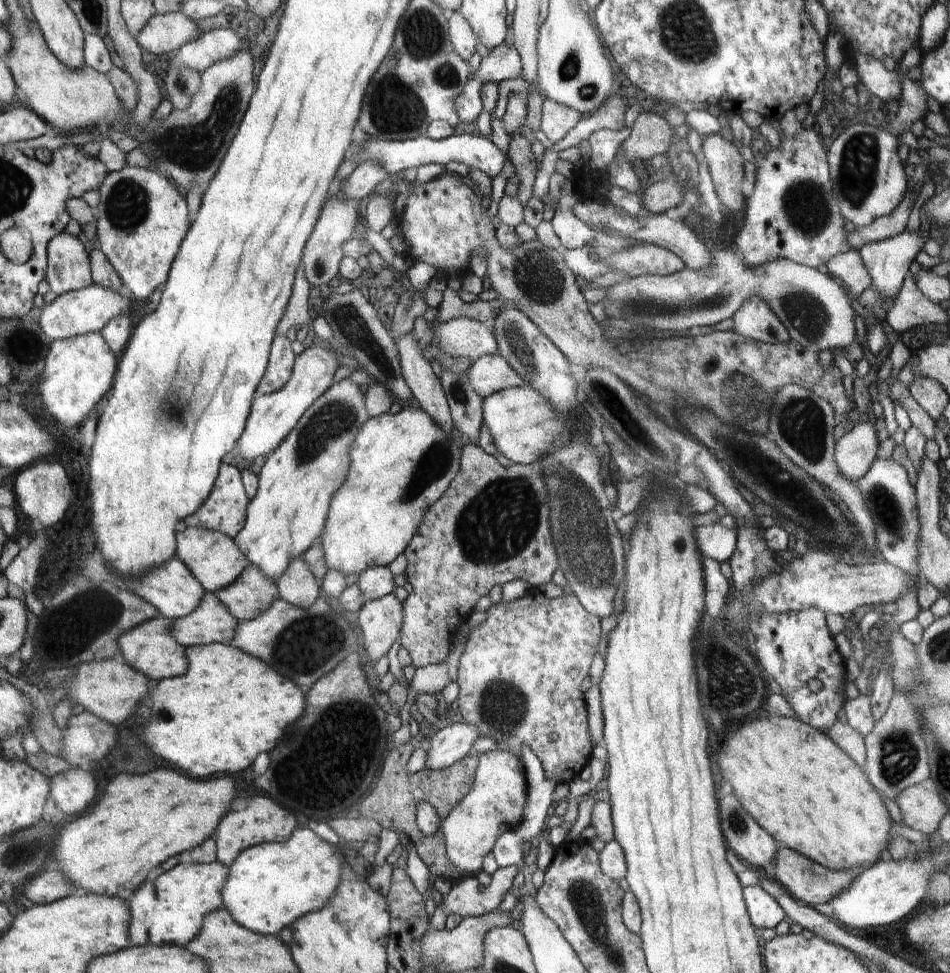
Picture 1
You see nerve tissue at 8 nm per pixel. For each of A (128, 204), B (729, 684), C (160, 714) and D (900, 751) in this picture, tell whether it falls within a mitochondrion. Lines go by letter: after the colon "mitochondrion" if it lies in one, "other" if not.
A: mitochondrion
B: mitochondrion
C: mitochondrion
D: mitochondrion

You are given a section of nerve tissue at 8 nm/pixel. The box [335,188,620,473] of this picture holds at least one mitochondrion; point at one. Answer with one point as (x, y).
(537, 275)

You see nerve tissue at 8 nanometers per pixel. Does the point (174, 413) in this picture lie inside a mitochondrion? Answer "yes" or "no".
yes

